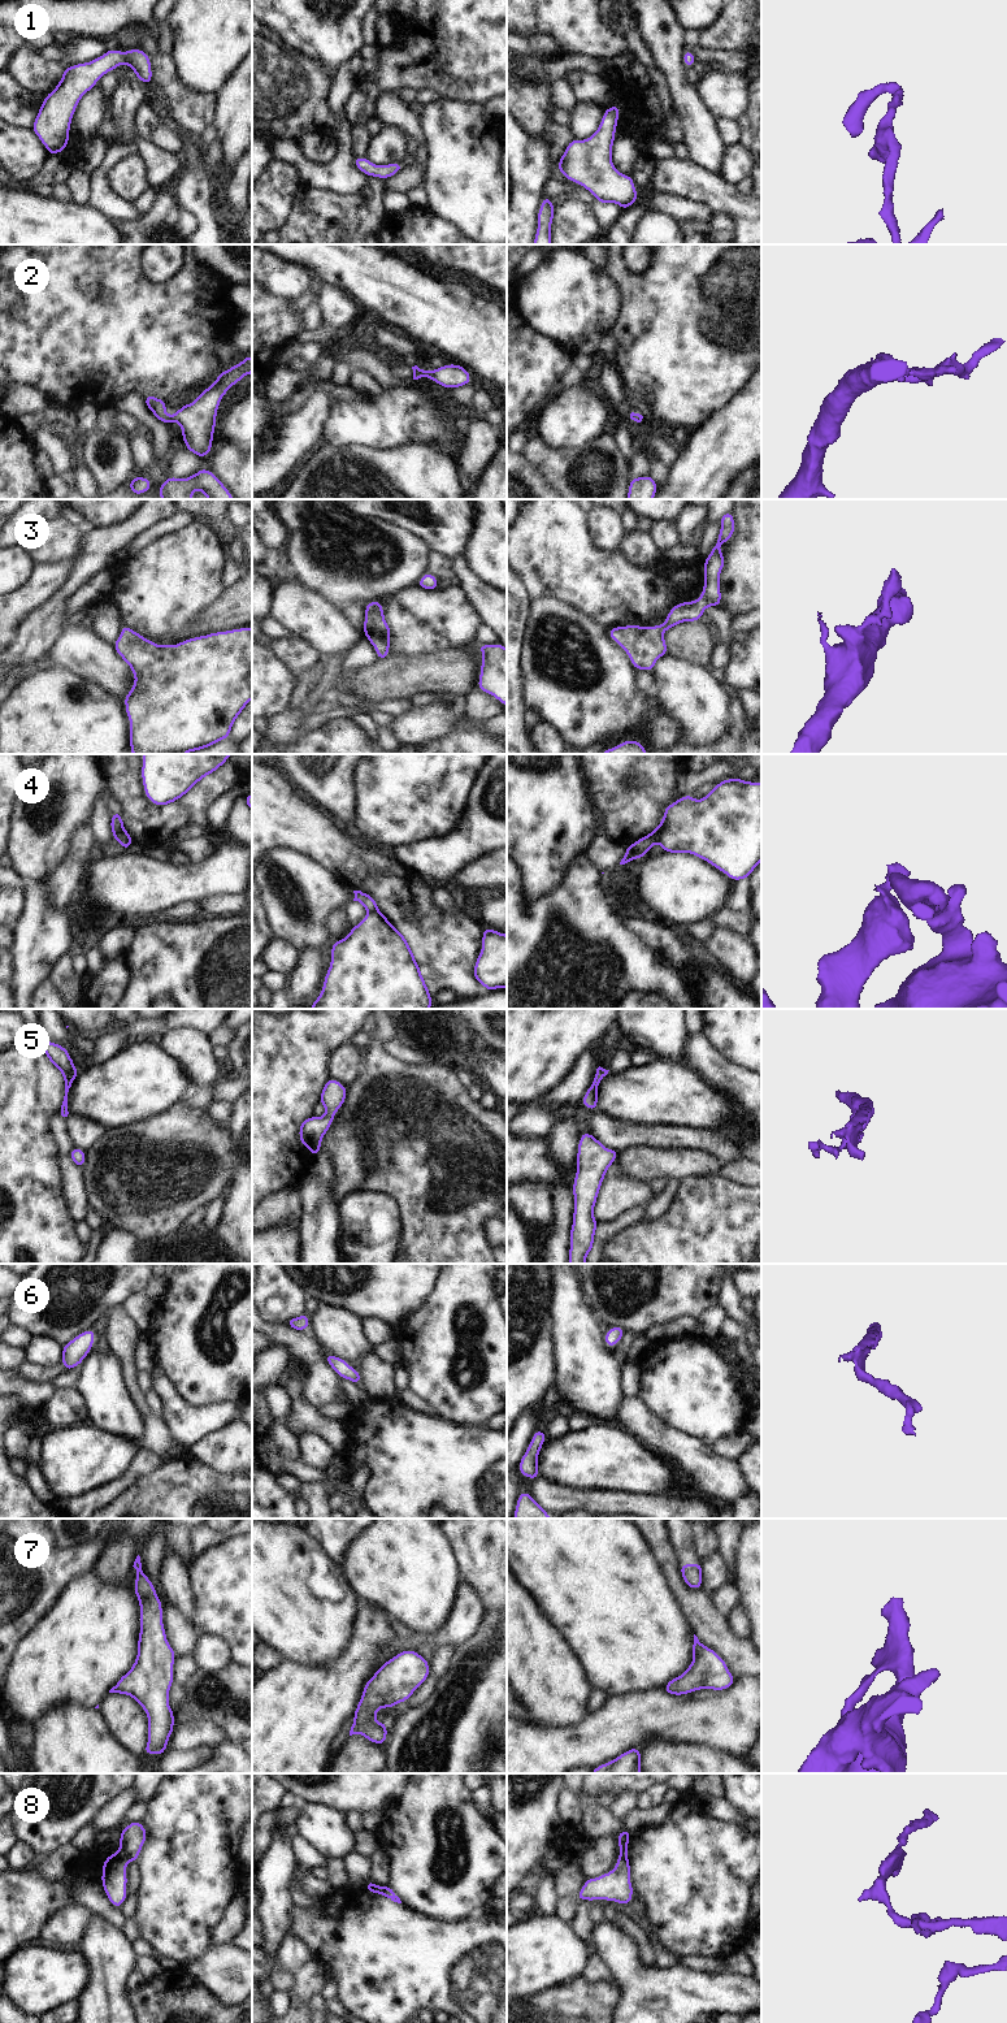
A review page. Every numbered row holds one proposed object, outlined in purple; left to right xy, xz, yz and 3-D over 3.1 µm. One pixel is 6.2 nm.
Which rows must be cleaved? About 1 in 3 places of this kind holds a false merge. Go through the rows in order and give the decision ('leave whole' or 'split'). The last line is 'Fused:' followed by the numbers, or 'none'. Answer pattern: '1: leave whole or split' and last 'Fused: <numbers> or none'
1: leave whole
2: leave whole
3: leave whole
4: split
5: leave whole
6: leave whole
7: leave whole
8: split
Fused: 4, 8

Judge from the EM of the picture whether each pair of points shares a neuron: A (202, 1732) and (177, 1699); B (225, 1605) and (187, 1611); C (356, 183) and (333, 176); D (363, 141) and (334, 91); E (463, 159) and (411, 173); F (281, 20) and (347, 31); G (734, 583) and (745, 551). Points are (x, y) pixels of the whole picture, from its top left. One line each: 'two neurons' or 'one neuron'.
A: one neuron
B: two neurons
C: one neuron
D: two neurons
E: two neurons
F: one neuron
G: one neuron

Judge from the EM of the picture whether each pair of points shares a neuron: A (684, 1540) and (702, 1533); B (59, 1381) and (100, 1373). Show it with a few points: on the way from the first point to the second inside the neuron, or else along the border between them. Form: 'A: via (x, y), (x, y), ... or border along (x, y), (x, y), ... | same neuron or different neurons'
A: border along (691, 1532), (694, 1550), (702, 1560) | different neurons
B: border along (82, 1364), (74, 1386) | different neurons

